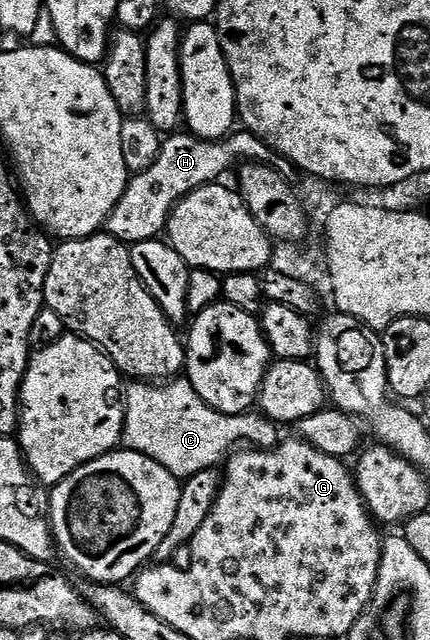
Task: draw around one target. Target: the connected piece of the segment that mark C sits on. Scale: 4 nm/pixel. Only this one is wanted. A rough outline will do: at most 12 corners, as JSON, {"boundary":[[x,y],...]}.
{"boundary":[[192,389],[124,396],[124,446],[178,481],[237,445],[276,447],[264,414],[218,415]]}

